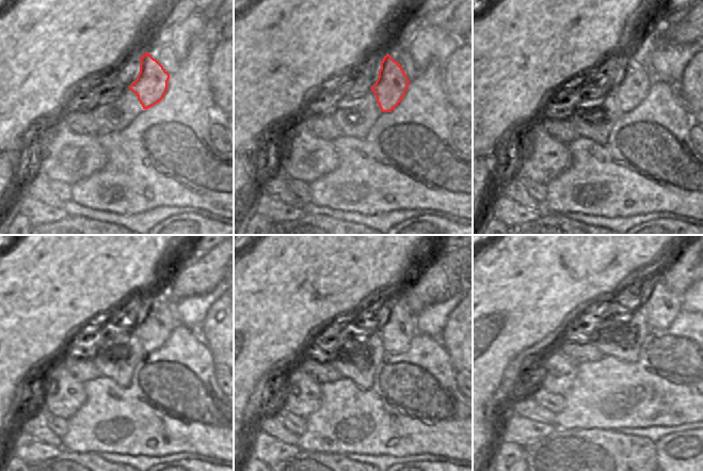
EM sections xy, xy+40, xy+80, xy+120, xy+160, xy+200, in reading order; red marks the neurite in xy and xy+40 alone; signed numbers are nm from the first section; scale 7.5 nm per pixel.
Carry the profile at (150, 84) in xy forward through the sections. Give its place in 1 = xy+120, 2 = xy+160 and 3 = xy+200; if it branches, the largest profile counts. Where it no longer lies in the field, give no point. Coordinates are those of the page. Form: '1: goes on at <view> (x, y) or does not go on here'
1: goes on at xy+120 (155, 328)
2: goes on at xy+160 (400, 328)
3: goes on at xy+200 (661, 308)

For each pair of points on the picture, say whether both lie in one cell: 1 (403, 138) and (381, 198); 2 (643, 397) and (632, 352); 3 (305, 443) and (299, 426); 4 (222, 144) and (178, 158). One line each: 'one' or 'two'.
1: one
2: two
3: two
4: two

